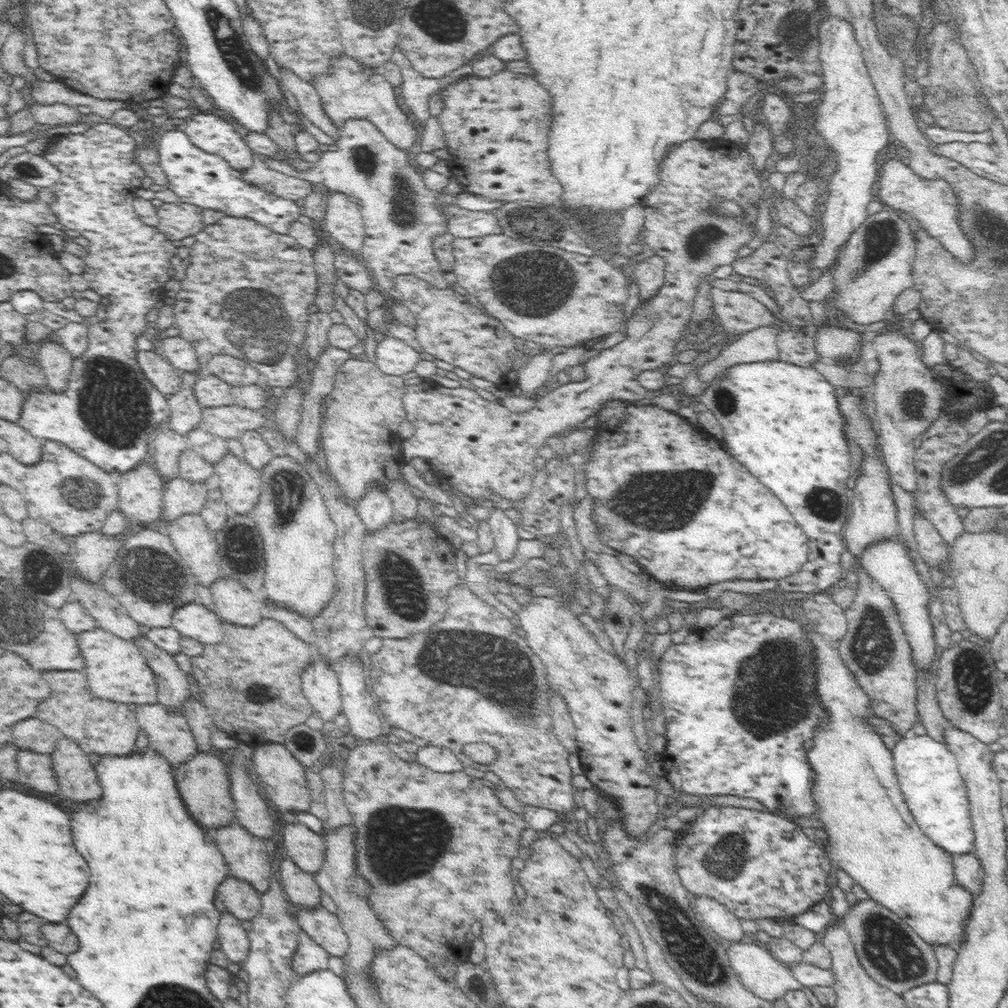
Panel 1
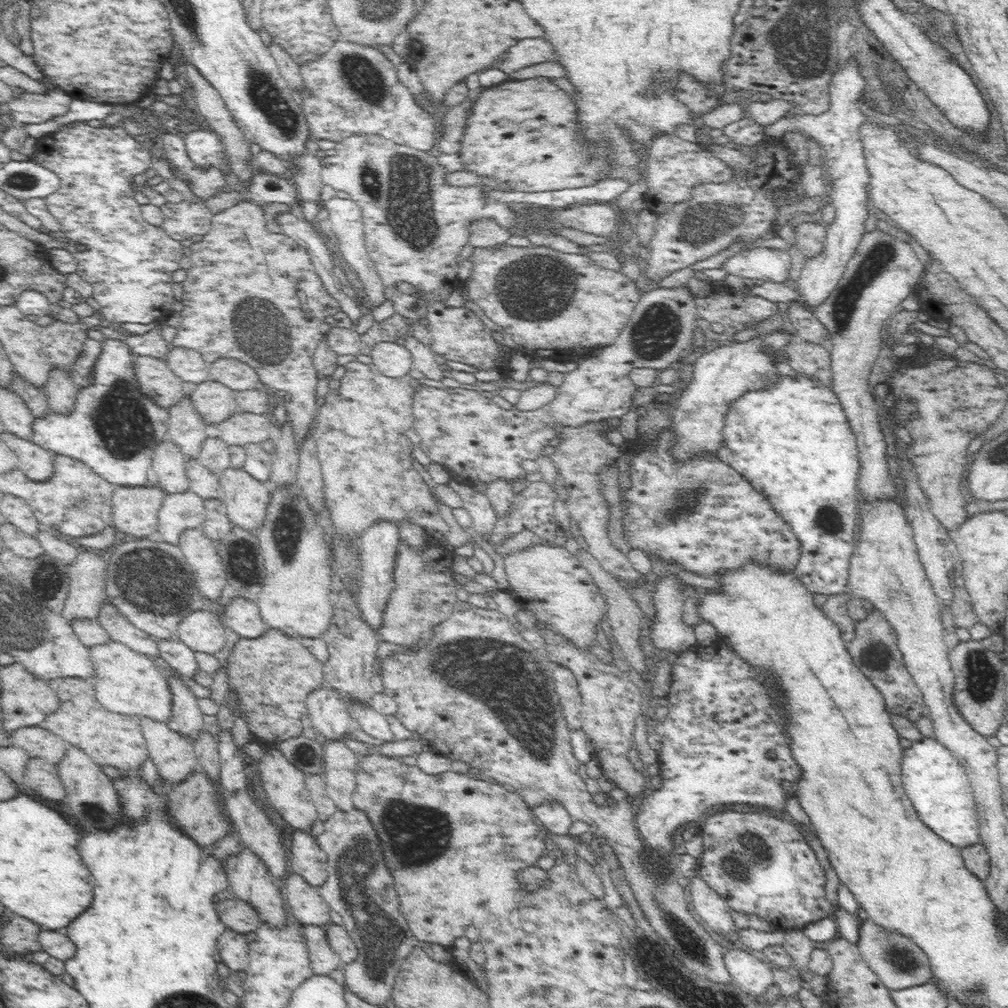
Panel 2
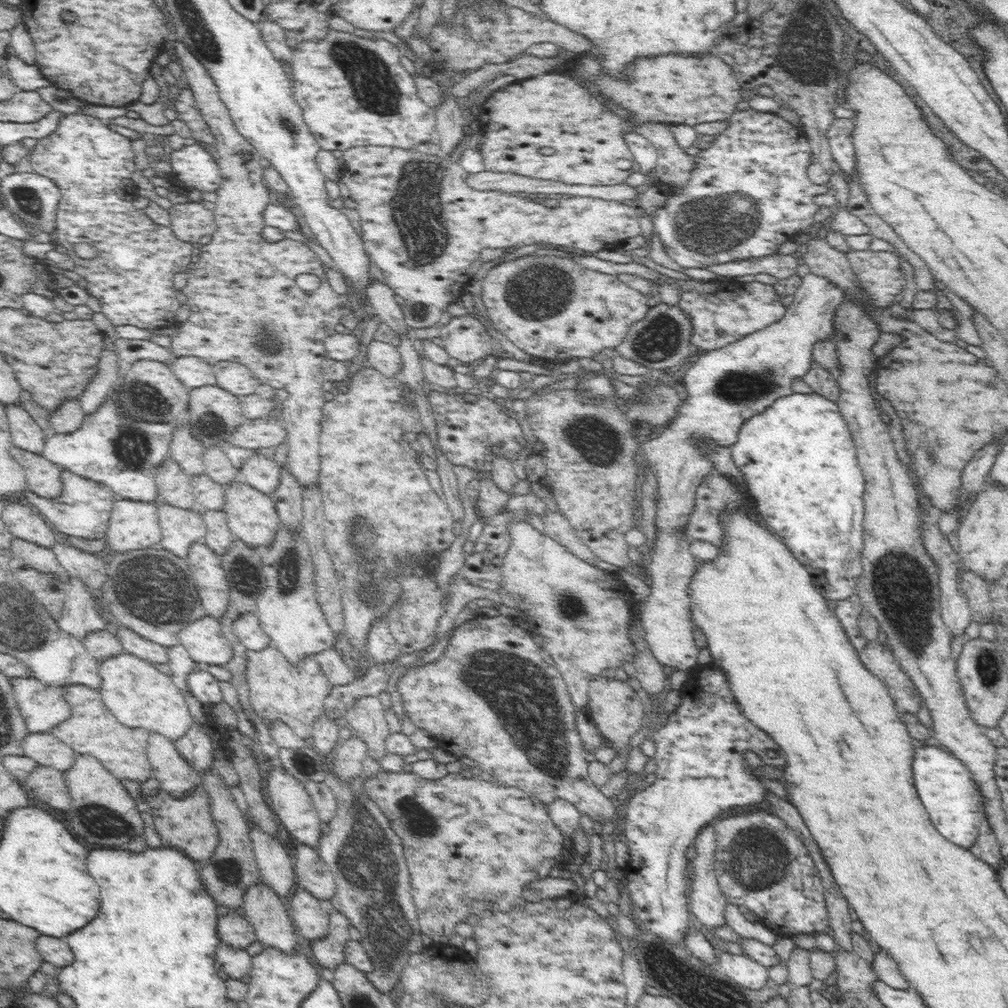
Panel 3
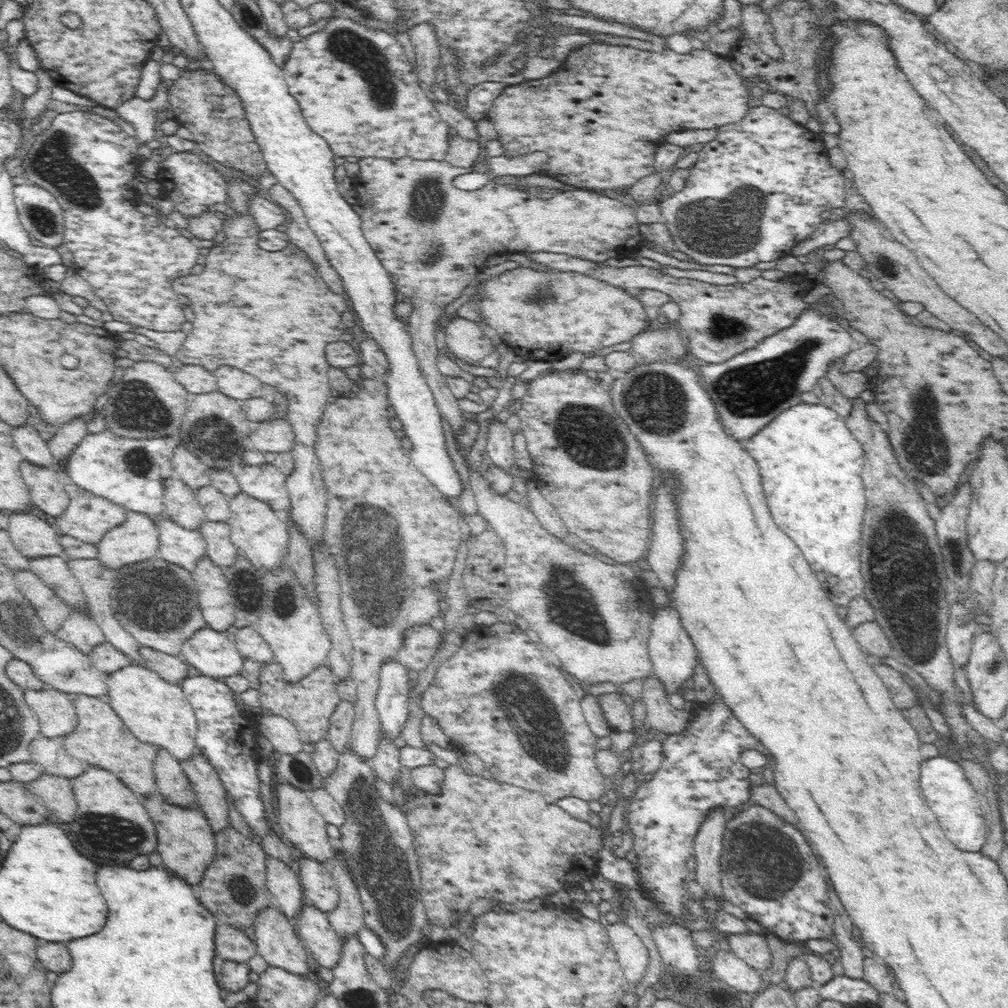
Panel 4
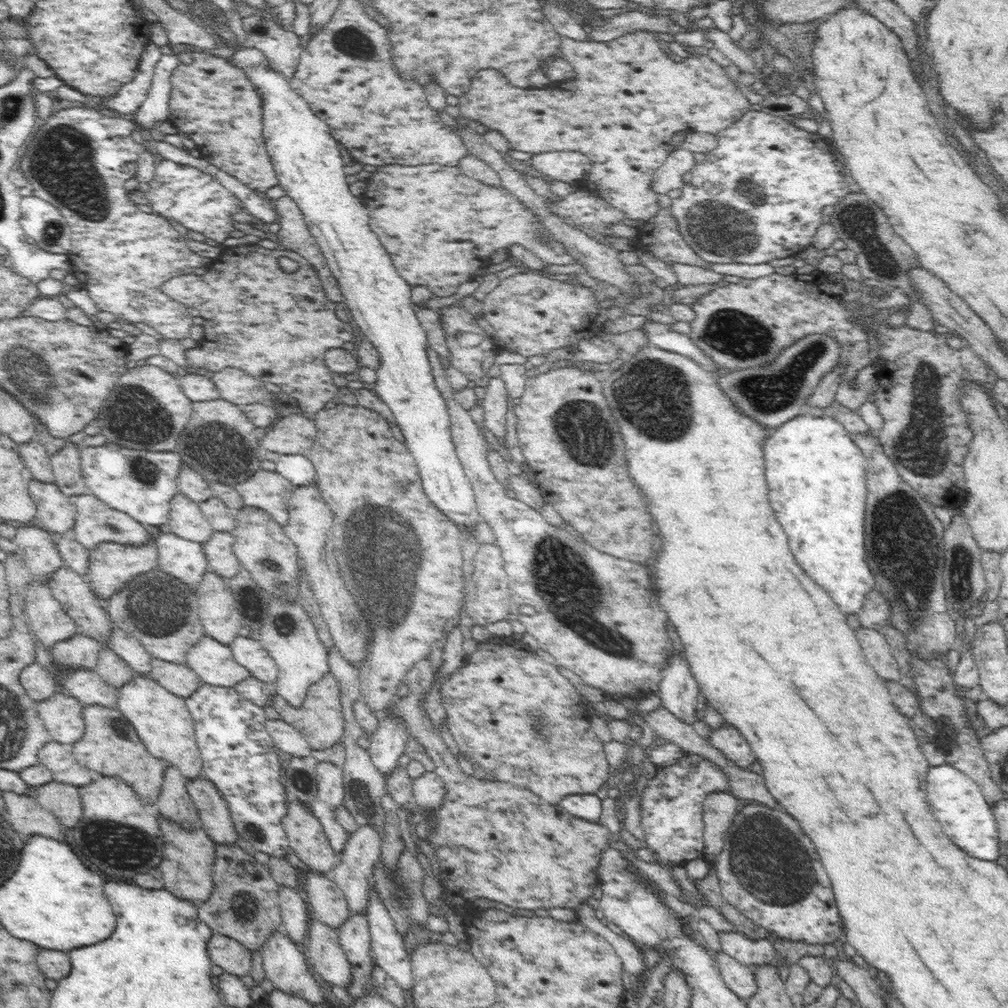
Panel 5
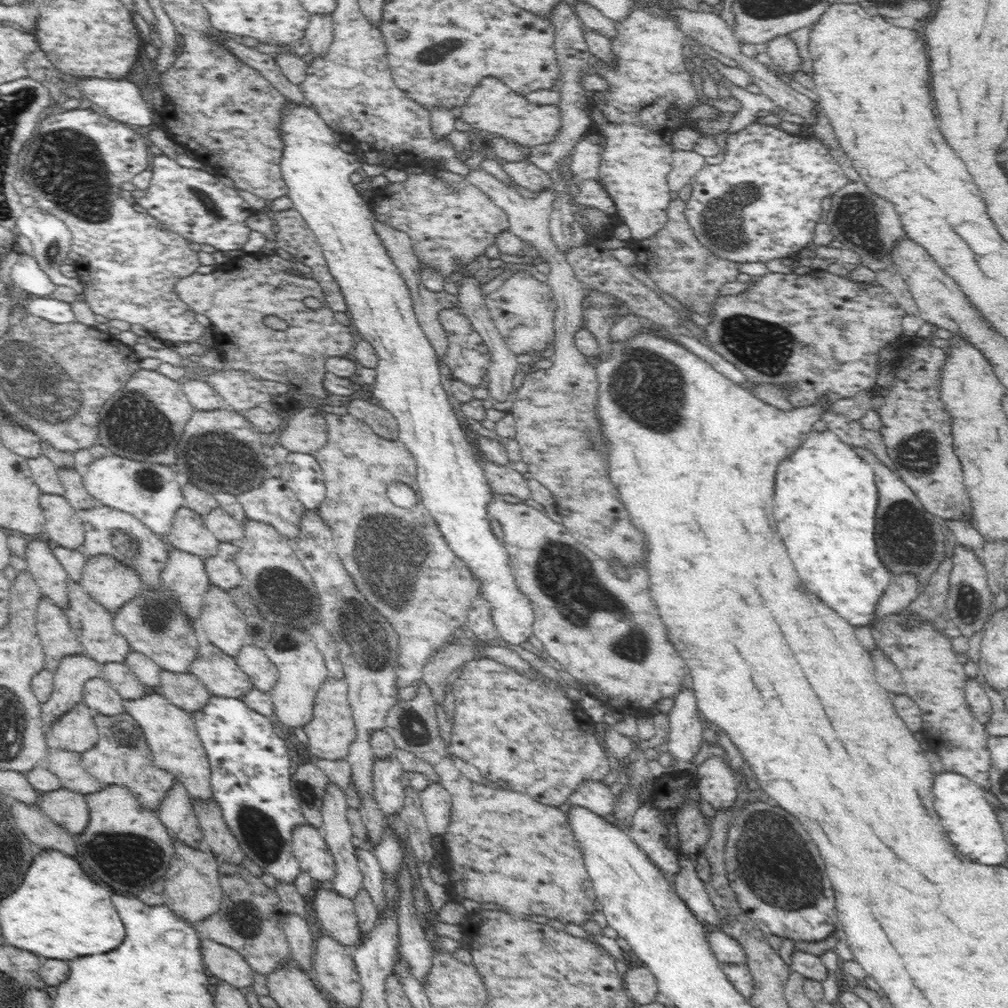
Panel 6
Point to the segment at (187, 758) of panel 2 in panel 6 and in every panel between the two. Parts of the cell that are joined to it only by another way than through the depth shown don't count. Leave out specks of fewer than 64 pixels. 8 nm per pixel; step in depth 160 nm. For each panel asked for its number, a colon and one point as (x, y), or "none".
3: (176, 776)
4: (172, 783)
5: (173, 802)
6: (176, 812)

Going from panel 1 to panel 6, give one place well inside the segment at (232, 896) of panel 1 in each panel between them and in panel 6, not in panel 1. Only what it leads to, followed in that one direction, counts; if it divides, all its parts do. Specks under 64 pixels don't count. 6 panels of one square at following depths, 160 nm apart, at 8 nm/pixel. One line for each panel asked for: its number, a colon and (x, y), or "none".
2: (240, 916)
3: (234, 931)
4: (232, 944)
5: (225, 952)
6: (228, 965)

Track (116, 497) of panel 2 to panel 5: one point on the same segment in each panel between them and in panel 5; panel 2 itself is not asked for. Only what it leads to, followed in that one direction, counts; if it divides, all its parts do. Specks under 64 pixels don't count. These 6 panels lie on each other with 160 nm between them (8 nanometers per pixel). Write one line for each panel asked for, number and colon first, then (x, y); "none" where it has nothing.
3: (133, 525)
4: (136, 539)
5: (111, 566)

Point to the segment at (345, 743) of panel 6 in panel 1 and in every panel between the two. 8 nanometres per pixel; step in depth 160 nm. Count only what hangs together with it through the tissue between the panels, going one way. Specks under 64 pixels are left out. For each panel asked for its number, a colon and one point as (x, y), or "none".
1: (232, 675)
2: (272, 675)
3: (295, 694)
4: (309, 703)
5: (320, 719)

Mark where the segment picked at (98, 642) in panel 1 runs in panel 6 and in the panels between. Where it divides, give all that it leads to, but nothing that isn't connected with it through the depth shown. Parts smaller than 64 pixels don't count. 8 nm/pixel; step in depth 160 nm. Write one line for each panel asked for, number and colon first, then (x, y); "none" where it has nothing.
2: (127, 682)
3: (137, 694)
4: (155, 711)
5: (162, 720)
6: (170, 731)

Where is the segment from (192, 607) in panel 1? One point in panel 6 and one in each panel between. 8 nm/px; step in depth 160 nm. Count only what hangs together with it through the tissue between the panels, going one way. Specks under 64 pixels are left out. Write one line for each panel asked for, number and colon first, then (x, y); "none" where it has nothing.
2: (202, 630)
3: (206, 640)
4: (213, 653)
5: (212, 661)
6: (219, 672)

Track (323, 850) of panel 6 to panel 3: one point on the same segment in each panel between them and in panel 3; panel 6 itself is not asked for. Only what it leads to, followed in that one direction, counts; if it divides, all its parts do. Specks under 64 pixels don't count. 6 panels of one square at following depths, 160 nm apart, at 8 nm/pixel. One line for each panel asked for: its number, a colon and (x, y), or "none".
3: (290, 801)
4: (299, 822)
5: (307, 838)

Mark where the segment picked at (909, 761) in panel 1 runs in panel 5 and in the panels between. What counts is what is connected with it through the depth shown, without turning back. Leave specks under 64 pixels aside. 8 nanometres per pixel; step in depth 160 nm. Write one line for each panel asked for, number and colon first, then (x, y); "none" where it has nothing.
2: (944, 799)
3: (945, 786)
4: (949, 792)
5: (957, 800)

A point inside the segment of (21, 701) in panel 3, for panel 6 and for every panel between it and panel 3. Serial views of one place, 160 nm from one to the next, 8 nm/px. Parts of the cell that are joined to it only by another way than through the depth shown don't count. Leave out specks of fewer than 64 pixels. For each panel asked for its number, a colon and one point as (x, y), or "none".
4: (55, 712)
5: (61, 713)
6: (75, 731)

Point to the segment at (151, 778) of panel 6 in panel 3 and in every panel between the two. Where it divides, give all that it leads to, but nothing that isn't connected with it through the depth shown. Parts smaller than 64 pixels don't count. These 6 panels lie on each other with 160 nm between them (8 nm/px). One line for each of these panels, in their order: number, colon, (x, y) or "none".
3: (91, 729)
4: (100, 738)
5: (102, 749)

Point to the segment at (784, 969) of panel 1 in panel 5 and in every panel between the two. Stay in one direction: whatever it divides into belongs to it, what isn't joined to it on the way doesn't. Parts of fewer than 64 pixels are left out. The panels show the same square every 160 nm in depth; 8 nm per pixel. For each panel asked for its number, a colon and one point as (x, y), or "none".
2: (749, 971)
3: (744, 970)
4: (729, 968)
5: (740, 979)

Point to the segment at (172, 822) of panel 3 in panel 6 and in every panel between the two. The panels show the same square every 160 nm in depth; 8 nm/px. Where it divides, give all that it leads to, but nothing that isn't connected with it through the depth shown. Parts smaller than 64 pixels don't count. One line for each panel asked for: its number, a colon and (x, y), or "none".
4: (186, 843)
5: (189, 854)
6: (192, 890)

